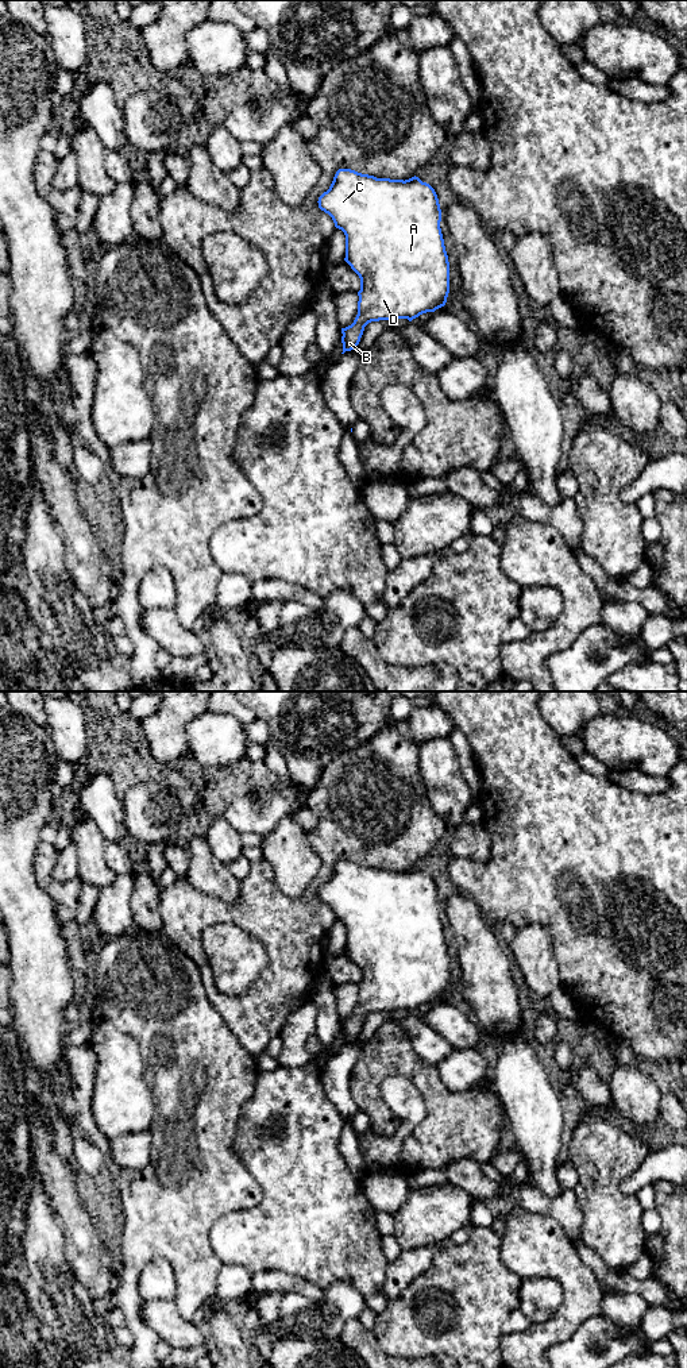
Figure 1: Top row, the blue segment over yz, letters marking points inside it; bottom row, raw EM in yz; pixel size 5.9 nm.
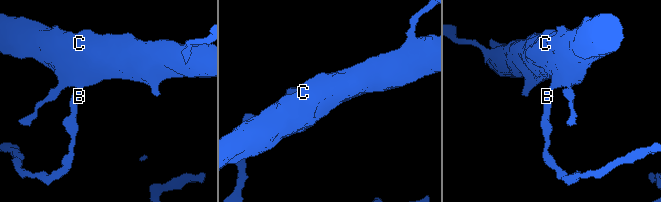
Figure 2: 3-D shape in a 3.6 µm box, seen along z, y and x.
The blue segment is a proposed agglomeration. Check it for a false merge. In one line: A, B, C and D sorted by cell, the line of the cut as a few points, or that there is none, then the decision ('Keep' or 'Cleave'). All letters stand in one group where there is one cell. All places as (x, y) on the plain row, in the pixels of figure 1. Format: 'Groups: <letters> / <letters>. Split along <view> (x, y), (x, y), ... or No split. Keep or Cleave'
Groups: A B C D. No split. Keep

